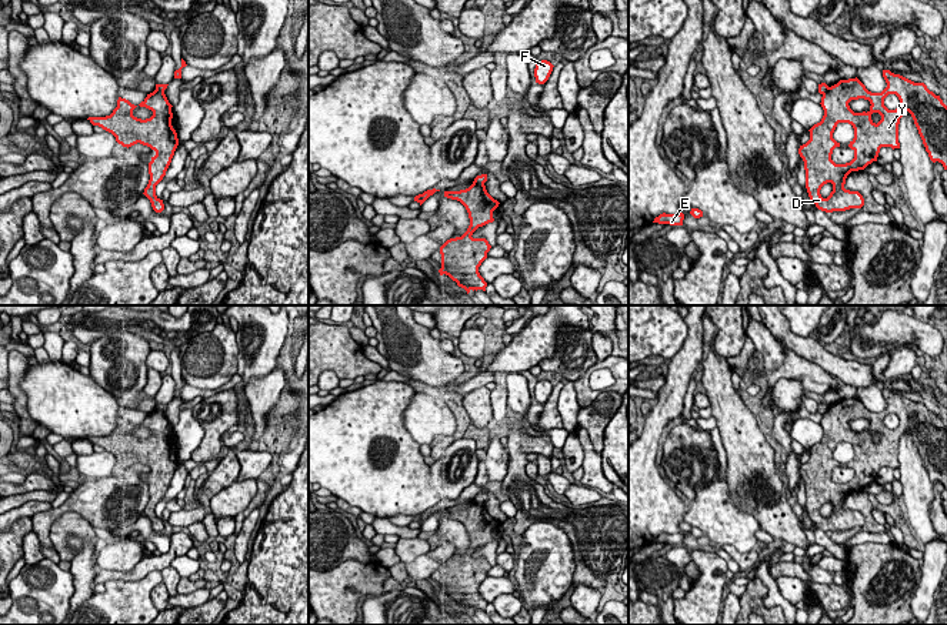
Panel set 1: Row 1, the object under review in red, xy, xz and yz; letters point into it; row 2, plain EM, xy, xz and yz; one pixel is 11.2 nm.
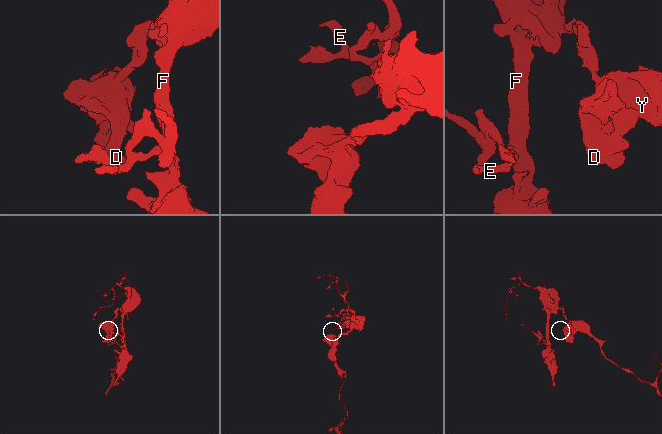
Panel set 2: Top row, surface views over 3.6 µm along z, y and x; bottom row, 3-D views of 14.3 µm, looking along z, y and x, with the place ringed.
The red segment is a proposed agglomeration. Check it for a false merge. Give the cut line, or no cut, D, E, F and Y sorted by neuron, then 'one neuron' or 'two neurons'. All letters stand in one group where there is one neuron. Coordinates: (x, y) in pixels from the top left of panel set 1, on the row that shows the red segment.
cut in xz along (474, 180), (483, 183); D Y / E F; two neurons

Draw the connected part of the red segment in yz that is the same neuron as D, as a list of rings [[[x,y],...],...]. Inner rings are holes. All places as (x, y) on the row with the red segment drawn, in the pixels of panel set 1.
[[[883,70],[883,77],[887,87],[881,93],[871,93],[856,77],[848,80],[840,80],[837,84],[828,87],[821,97],[821,107],[824,116],[820,123],[814,124],[810,131],[810,140],[800,146],[798,154],[804,161],[806,170],[806,188],[810,200],[816,207],[826,213],[846,211],[850,208],[861,208],[864,198],[858,191],[850,191],[844,188],[846,178],[851,171],[864,170],[873,161],[877,161],[881,147],[900,148],[898,143],[898,124],[900,118],[908,111],[914,120],[918,134],[923,140],[926,151],[933,163],[938,161],[947,170],[947,106],[940,96],[936,96],[927,88],[924,83],[914,83],[900,74],[894,74],[890,70]],[[888,94],[896,94],[900,104],[896,110],[888,110],[884,106],[884,98]],[[864,98],[870,101],[870,110],[866,113],[854,113],[848,103],[851,100]],[[838,123],[848,123],[854,128],[854,138],[848,147],[854,151],[854,158],[846,164],[836,164],[831,160],[833,150],[840,147],[833,138],[833,133]],[[831,183],[833,191],[827,198],[823,198],[820,190],[824,184]]]

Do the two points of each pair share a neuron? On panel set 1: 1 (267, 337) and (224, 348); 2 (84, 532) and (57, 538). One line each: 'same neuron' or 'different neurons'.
1: different neurons
2: same neuron

